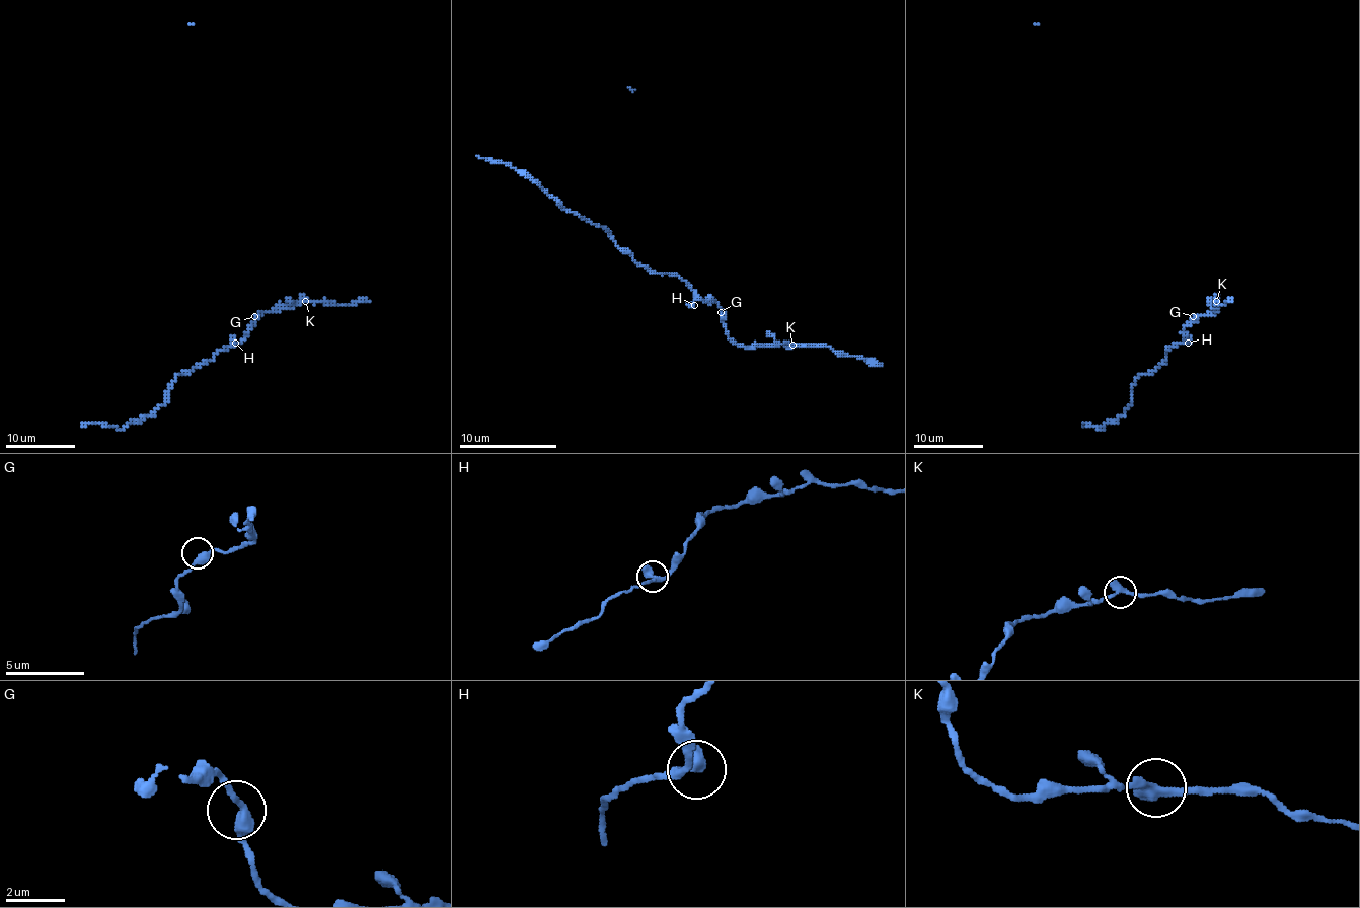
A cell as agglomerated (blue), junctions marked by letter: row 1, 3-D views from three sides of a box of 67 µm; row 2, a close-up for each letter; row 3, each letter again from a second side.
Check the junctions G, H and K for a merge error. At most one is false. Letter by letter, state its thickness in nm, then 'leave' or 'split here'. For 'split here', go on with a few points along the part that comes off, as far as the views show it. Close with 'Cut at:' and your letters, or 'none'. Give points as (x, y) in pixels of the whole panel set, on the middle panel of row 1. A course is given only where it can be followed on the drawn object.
G: 380 nm | leave
H: 360 nm | leave
K: 380 nm | leave
Cut at: none

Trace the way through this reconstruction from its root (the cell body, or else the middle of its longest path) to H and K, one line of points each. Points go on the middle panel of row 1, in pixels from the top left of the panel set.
H: (721, 312), (713, 300), (696, 300), (694, 305)
K: (721, 312), (726, 334), (738, 344), (791, 344)

